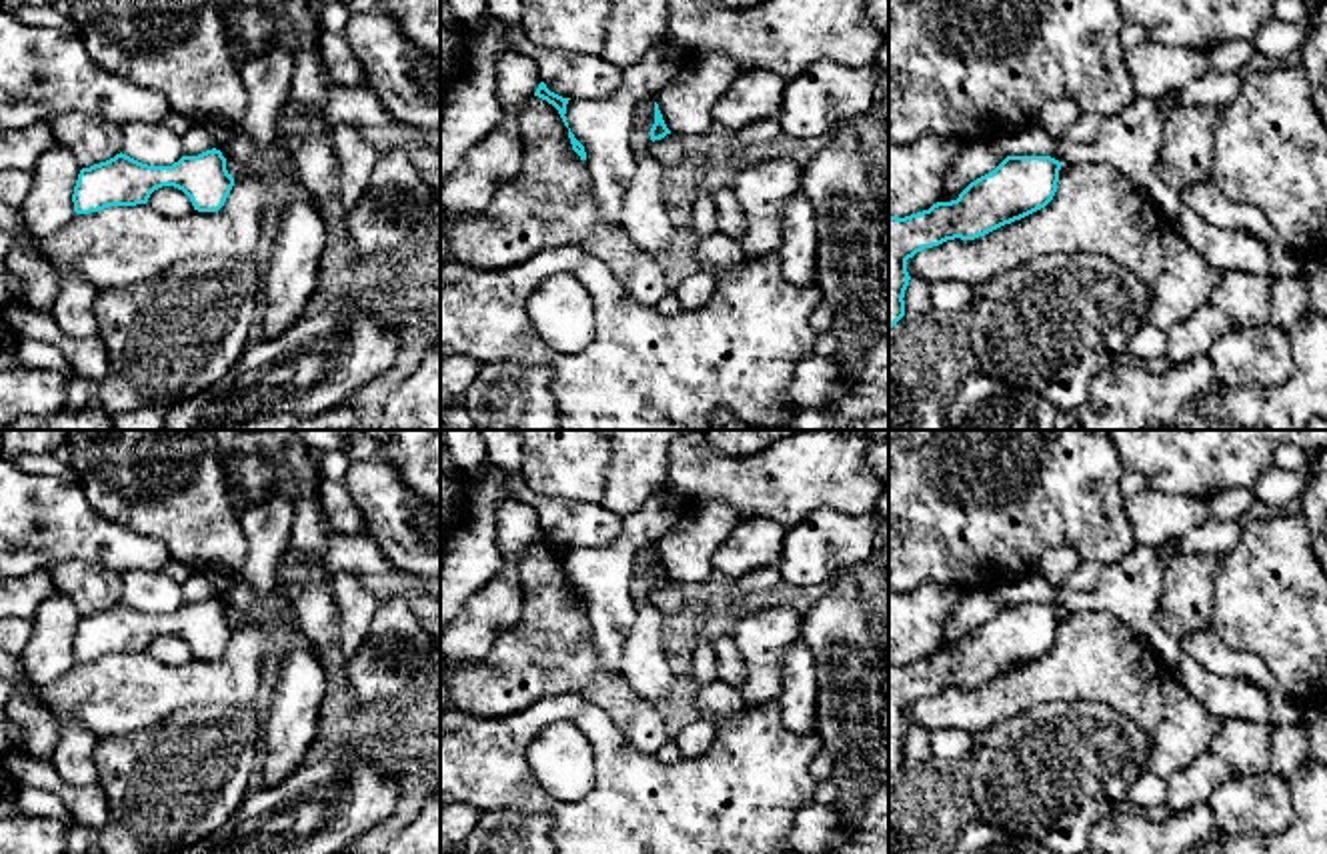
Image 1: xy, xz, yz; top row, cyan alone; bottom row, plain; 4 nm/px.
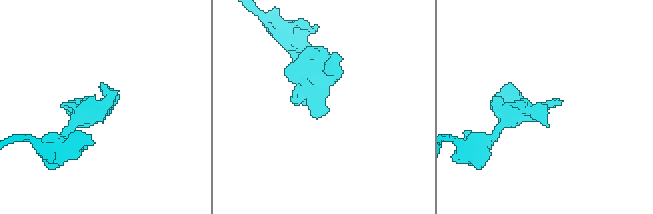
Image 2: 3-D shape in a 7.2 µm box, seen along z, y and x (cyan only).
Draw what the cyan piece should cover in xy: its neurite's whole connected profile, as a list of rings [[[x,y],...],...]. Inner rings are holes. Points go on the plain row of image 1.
[[[216,596],[198,604],[182,604],[172,614],[148,614],[120,600],[80,618],[72,642],[74,660],[90,662],[108,654],[146,652],[150,642],[162,634],[182,638],[198,660],[218,660],[234,626]]]

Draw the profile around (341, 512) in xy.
[[[320,478],[316,488],[330,532],[366,534],[366,522],[342,480]]]

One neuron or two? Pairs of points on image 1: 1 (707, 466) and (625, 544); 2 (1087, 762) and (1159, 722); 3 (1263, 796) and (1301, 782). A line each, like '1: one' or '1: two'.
1: two
2: two
3: two

